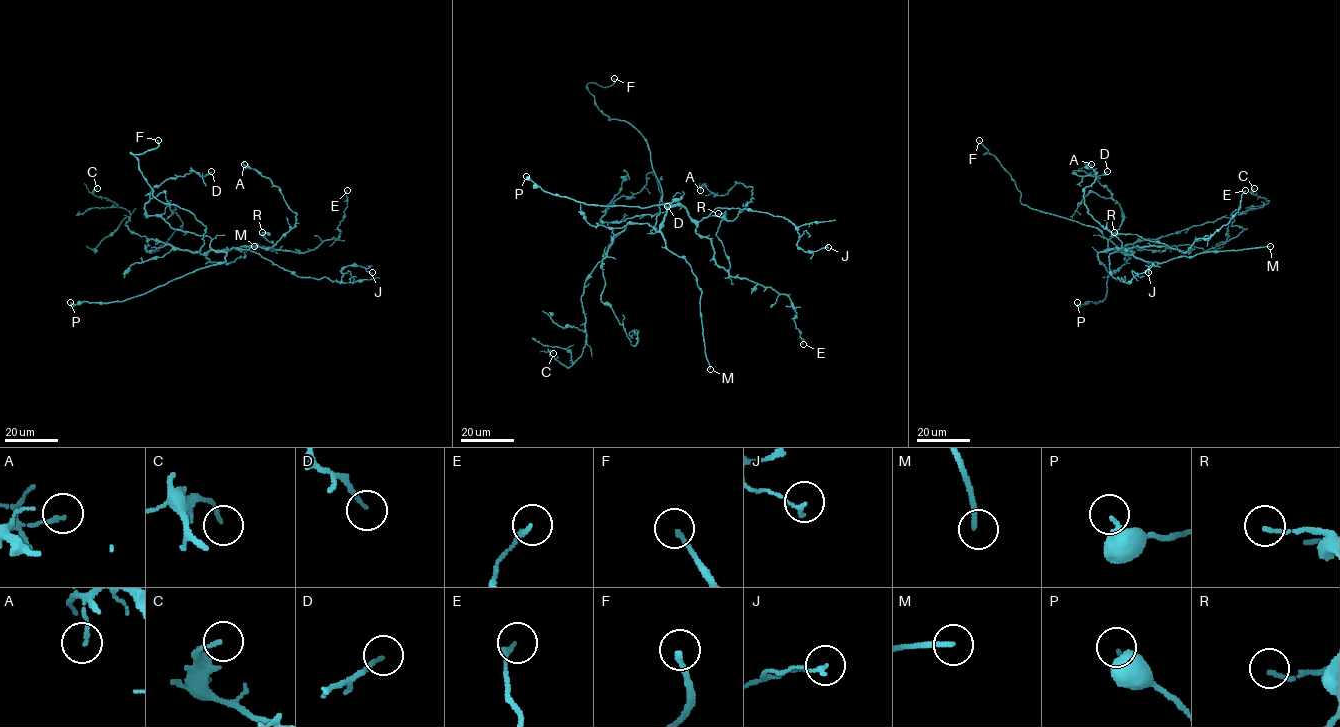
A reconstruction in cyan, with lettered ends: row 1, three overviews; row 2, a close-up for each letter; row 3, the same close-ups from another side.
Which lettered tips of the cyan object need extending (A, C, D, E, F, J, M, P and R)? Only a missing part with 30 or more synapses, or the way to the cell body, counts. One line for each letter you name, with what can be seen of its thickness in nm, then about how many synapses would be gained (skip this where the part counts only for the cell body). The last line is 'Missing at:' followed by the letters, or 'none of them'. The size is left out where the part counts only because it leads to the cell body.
F: Thickness 180 nm
M: Thickness 200 nm. Roughly 100 synapses
Missing at: F, M

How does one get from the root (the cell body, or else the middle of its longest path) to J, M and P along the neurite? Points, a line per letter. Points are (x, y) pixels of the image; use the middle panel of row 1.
J: (660, 224), (675, 206), (698, 221), (716, 208), (746, 208), (789, 220), (806, 252), (828, 247)
M: (660, 224), (665, 246), (685, 259), (701, 291), (700, 316), (710, 369)
P: (660, 224), (666, 210), (682, 196), (671, 202), (645, 208), (592, 205), (544, 192), (526, 176)

